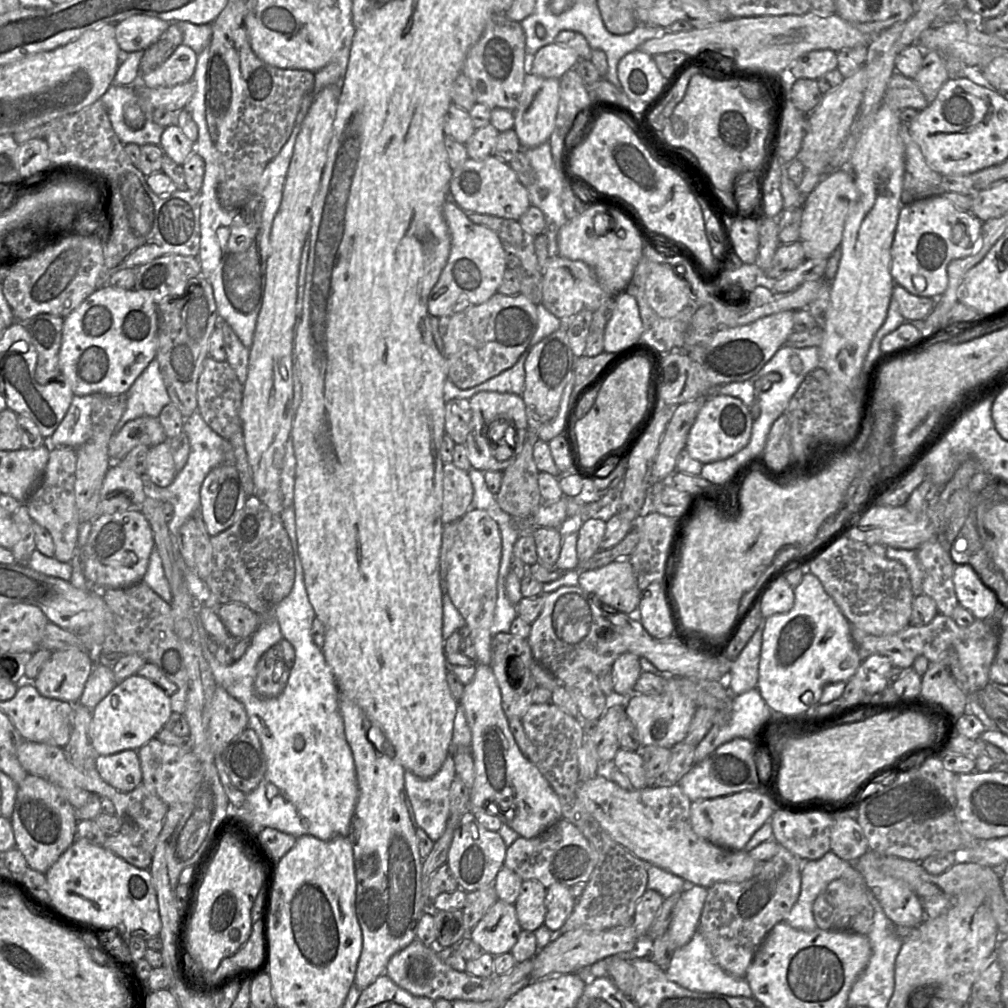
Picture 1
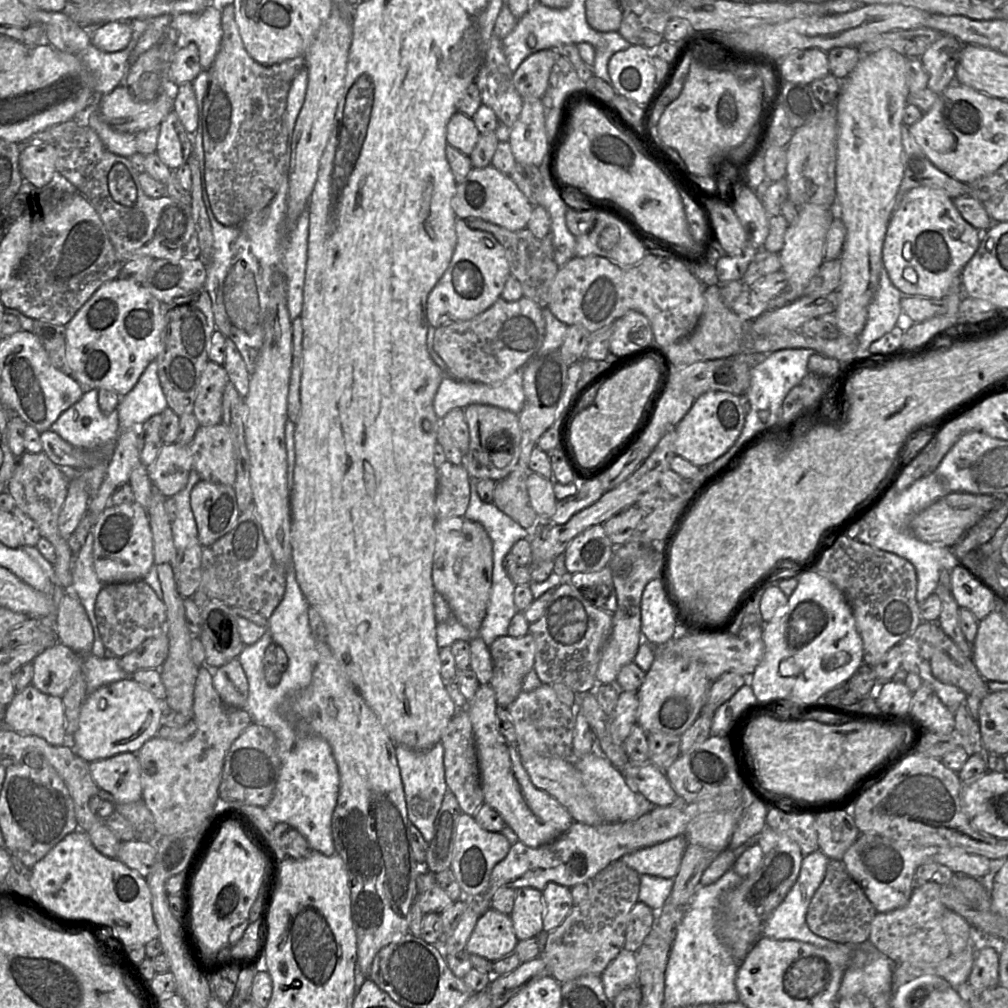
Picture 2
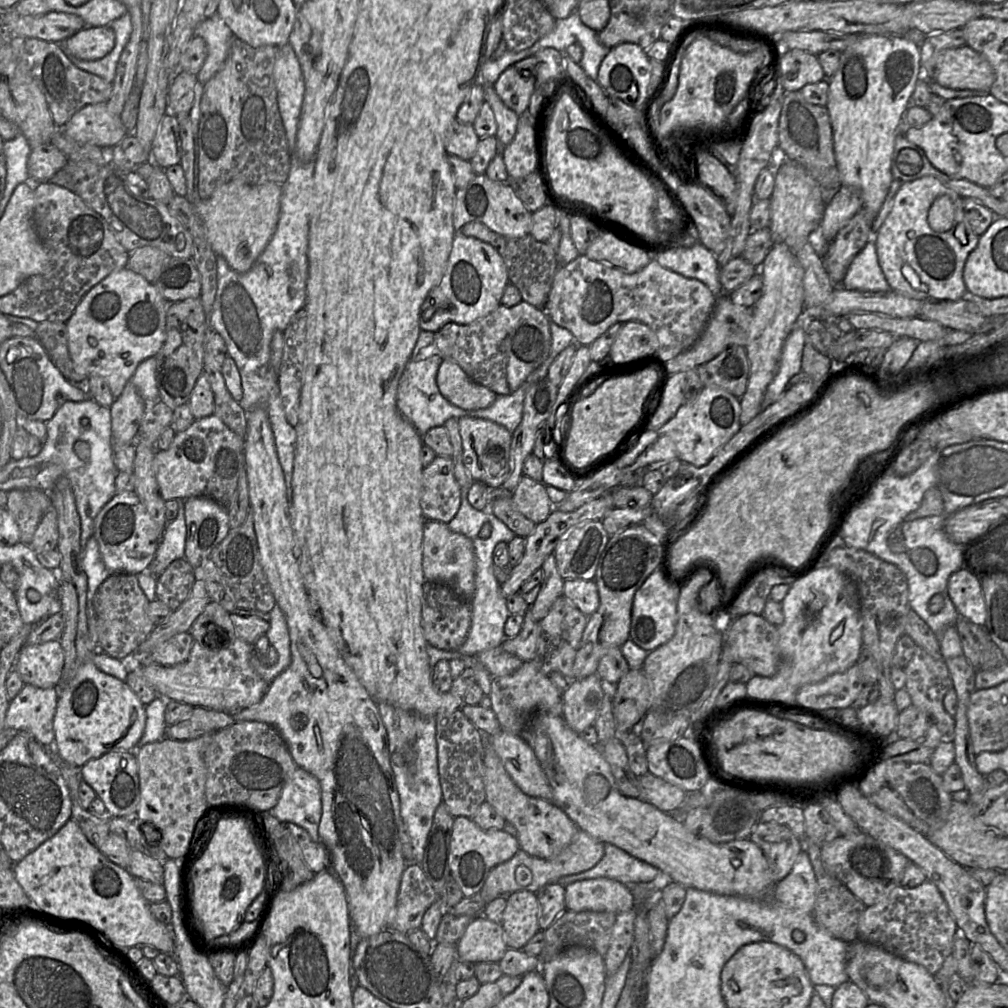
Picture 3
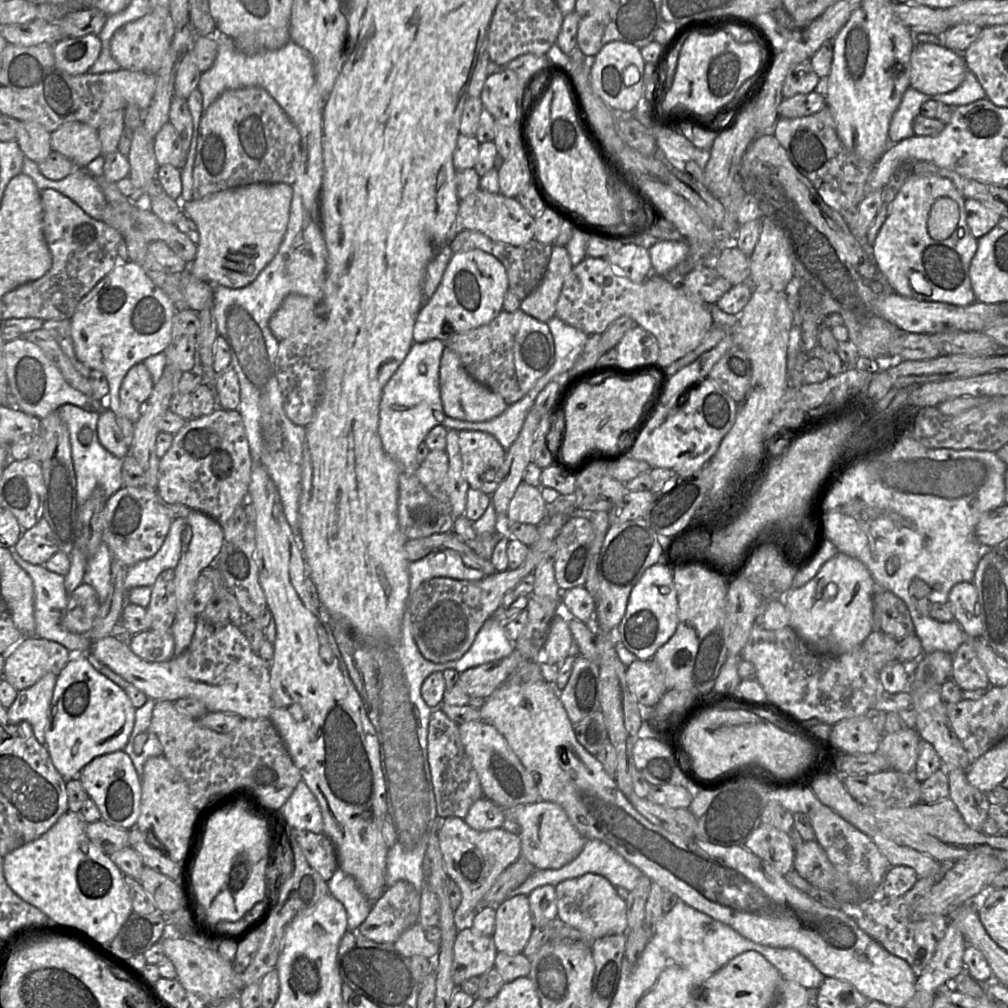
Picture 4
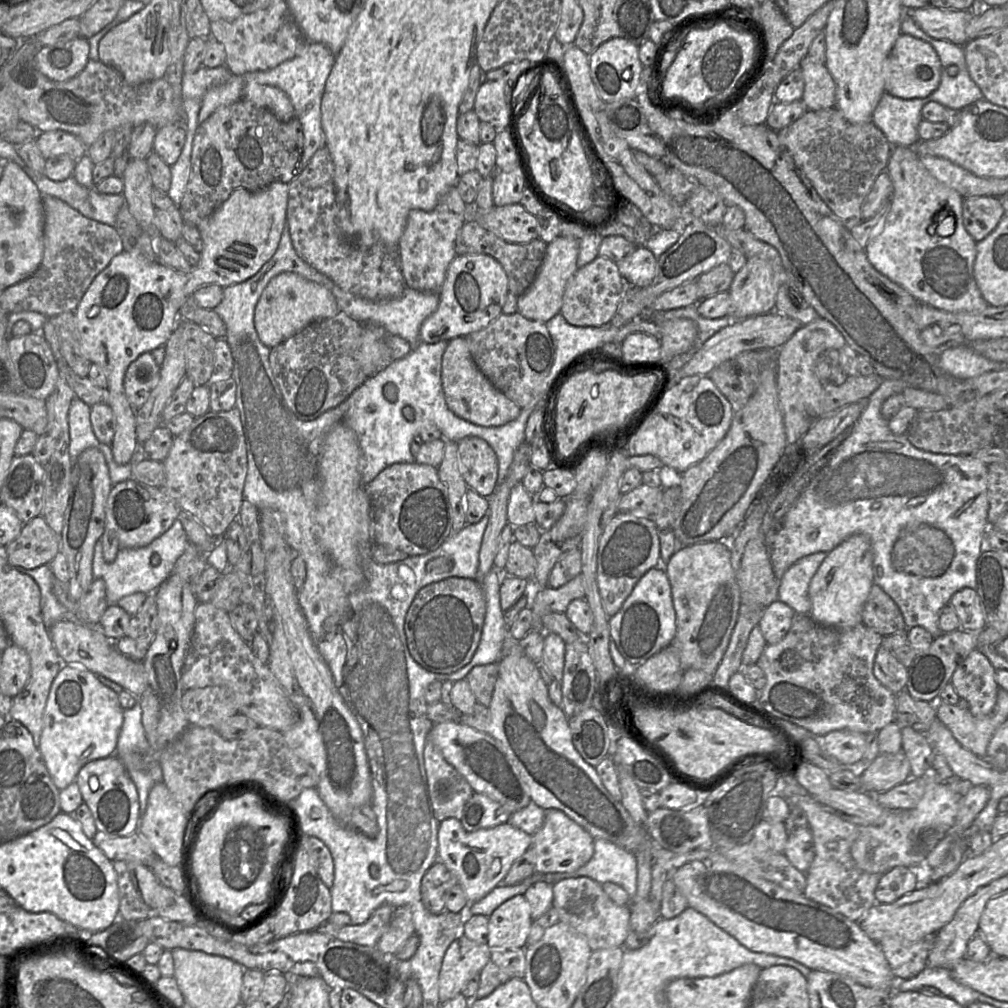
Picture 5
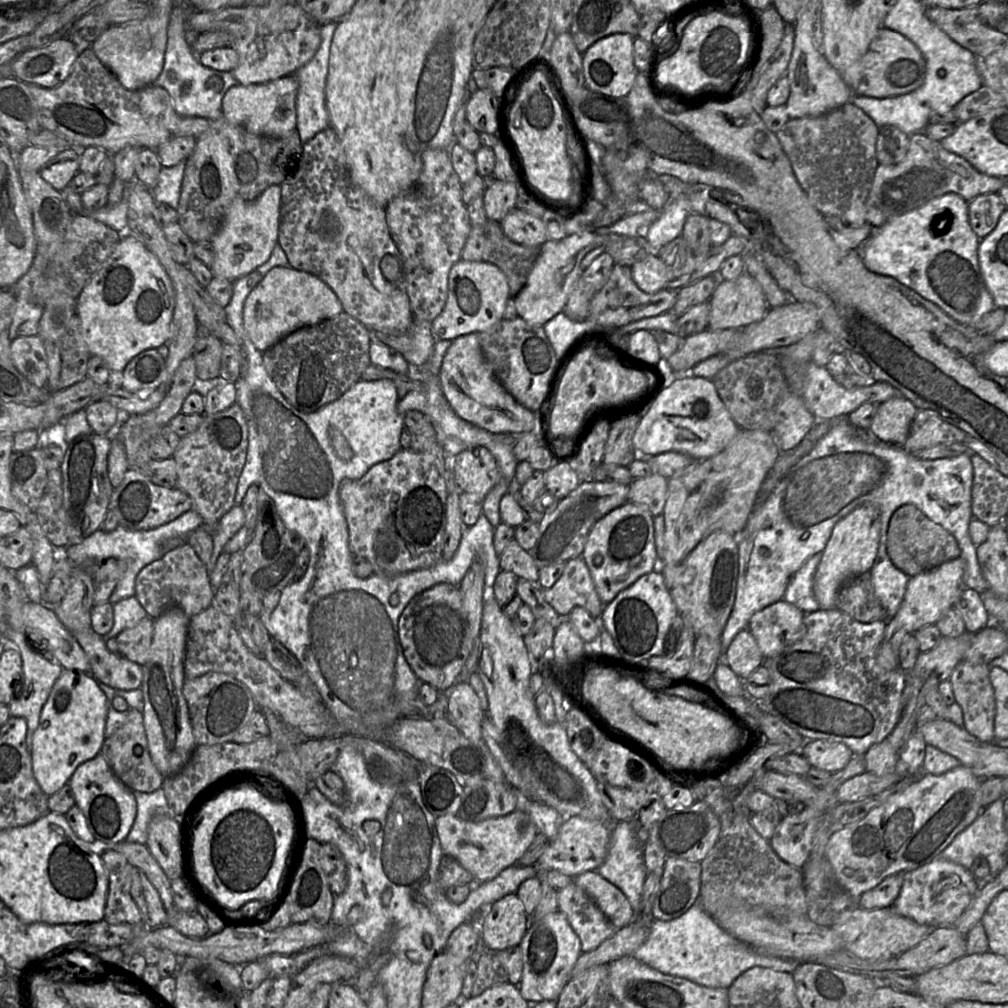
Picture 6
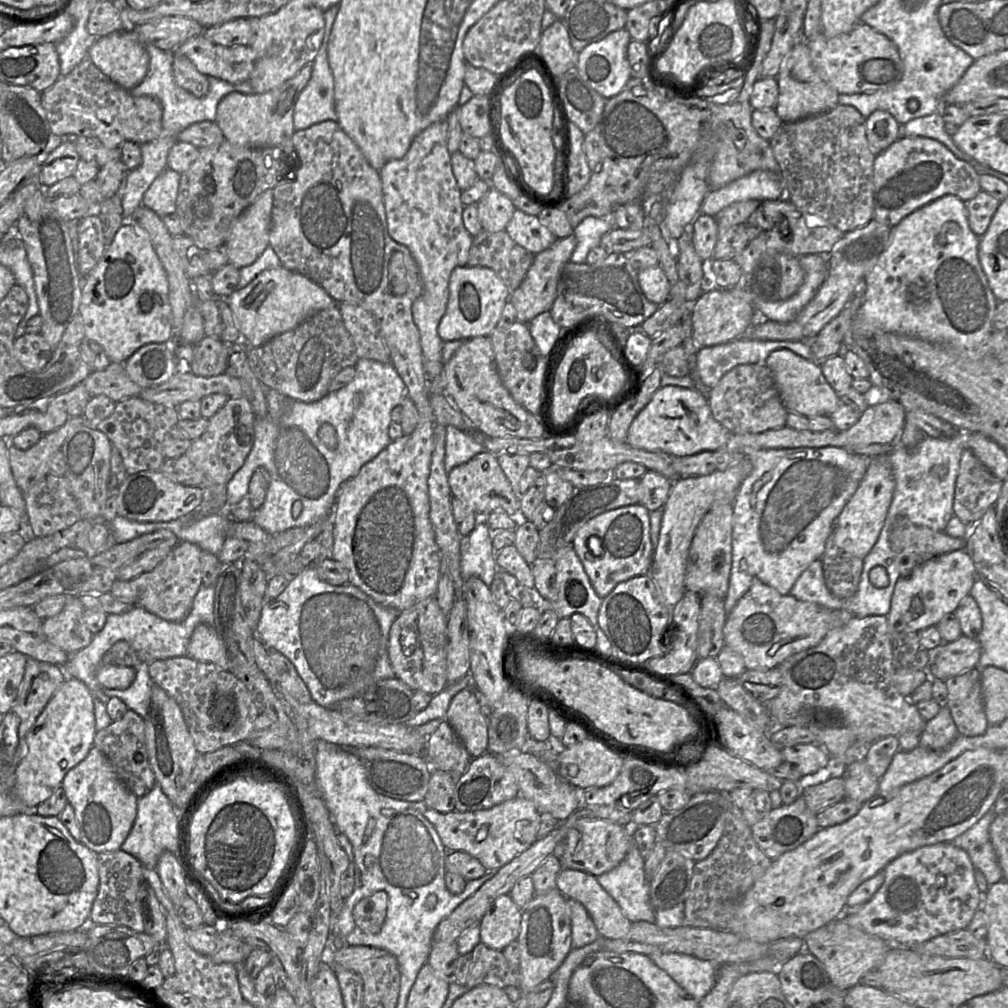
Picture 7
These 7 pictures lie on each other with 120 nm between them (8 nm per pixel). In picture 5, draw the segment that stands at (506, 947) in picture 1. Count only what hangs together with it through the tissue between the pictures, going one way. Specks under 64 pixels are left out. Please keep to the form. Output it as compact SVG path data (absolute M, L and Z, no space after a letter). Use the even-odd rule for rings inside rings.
M463 934L448 947L439 974L439 999L443 1004L462 992L467 982L491 961L492 949Z

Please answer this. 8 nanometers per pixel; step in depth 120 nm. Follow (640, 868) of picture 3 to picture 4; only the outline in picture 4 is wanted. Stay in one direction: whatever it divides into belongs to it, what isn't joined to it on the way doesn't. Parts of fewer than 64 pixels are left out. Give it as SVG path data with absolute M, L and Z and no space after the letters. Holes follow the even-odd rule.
M588 839L584 845L584 848L580 854L570 863L559 869L545 869L534 870L534 872L528 877L528 879L516 889L509 892L507 898L524 894L529 895L532 890L543 885L557 885L561 881L566 879L572 879L580 877L586 873L594 873L607 878L614 886L621 886L629 892L639 882L642 877L642 871L628 862L618 852L616 852L611 846L598 839Z

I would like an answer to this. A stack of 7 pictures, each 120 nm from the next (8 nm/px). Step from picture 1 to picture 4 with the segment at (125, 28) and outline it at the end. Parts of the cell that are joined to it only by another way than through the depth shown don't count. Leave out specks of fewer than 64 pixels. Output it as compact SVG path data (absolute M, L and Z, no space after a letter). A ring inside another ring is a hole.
M97 35L70 37L52 46L56 65L70 75L88 72L101 53L102 44Z

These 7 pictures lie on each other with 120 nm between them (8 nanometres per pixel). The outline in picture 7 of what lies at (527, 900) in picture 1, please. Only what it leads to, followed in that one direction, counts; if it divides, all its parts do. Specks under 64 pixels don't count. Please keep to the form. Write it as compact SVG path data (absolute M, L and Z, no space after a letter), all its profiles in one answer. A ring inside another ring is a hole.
M509 894L499 896L490 906L480 922L480 939L487 947L503 951L512 941L517 940L522 921L522 910Z

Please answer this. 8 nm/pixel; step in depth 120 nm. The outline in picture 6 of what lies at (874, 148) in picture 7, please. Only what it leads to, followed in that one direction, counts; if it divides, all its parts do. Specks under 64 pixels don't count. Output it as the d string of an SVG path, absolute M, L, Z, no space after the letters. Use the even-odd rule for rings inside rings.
M895 126L879 127L876 140L879 164L896 165L903 161L909 149L909 137Z

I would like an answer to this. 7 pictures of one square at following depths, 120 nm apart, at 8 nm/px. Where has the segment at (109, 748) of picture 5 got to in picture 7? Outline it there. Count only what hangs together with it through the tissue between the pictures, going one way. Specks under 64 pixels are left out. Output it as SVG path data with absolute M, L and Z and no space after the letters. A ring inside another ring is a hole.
M67 678L26 736L27 755L15 769L13 792L35 809L58 789L66 774L89 754L96 735L94 694L78 679Z

